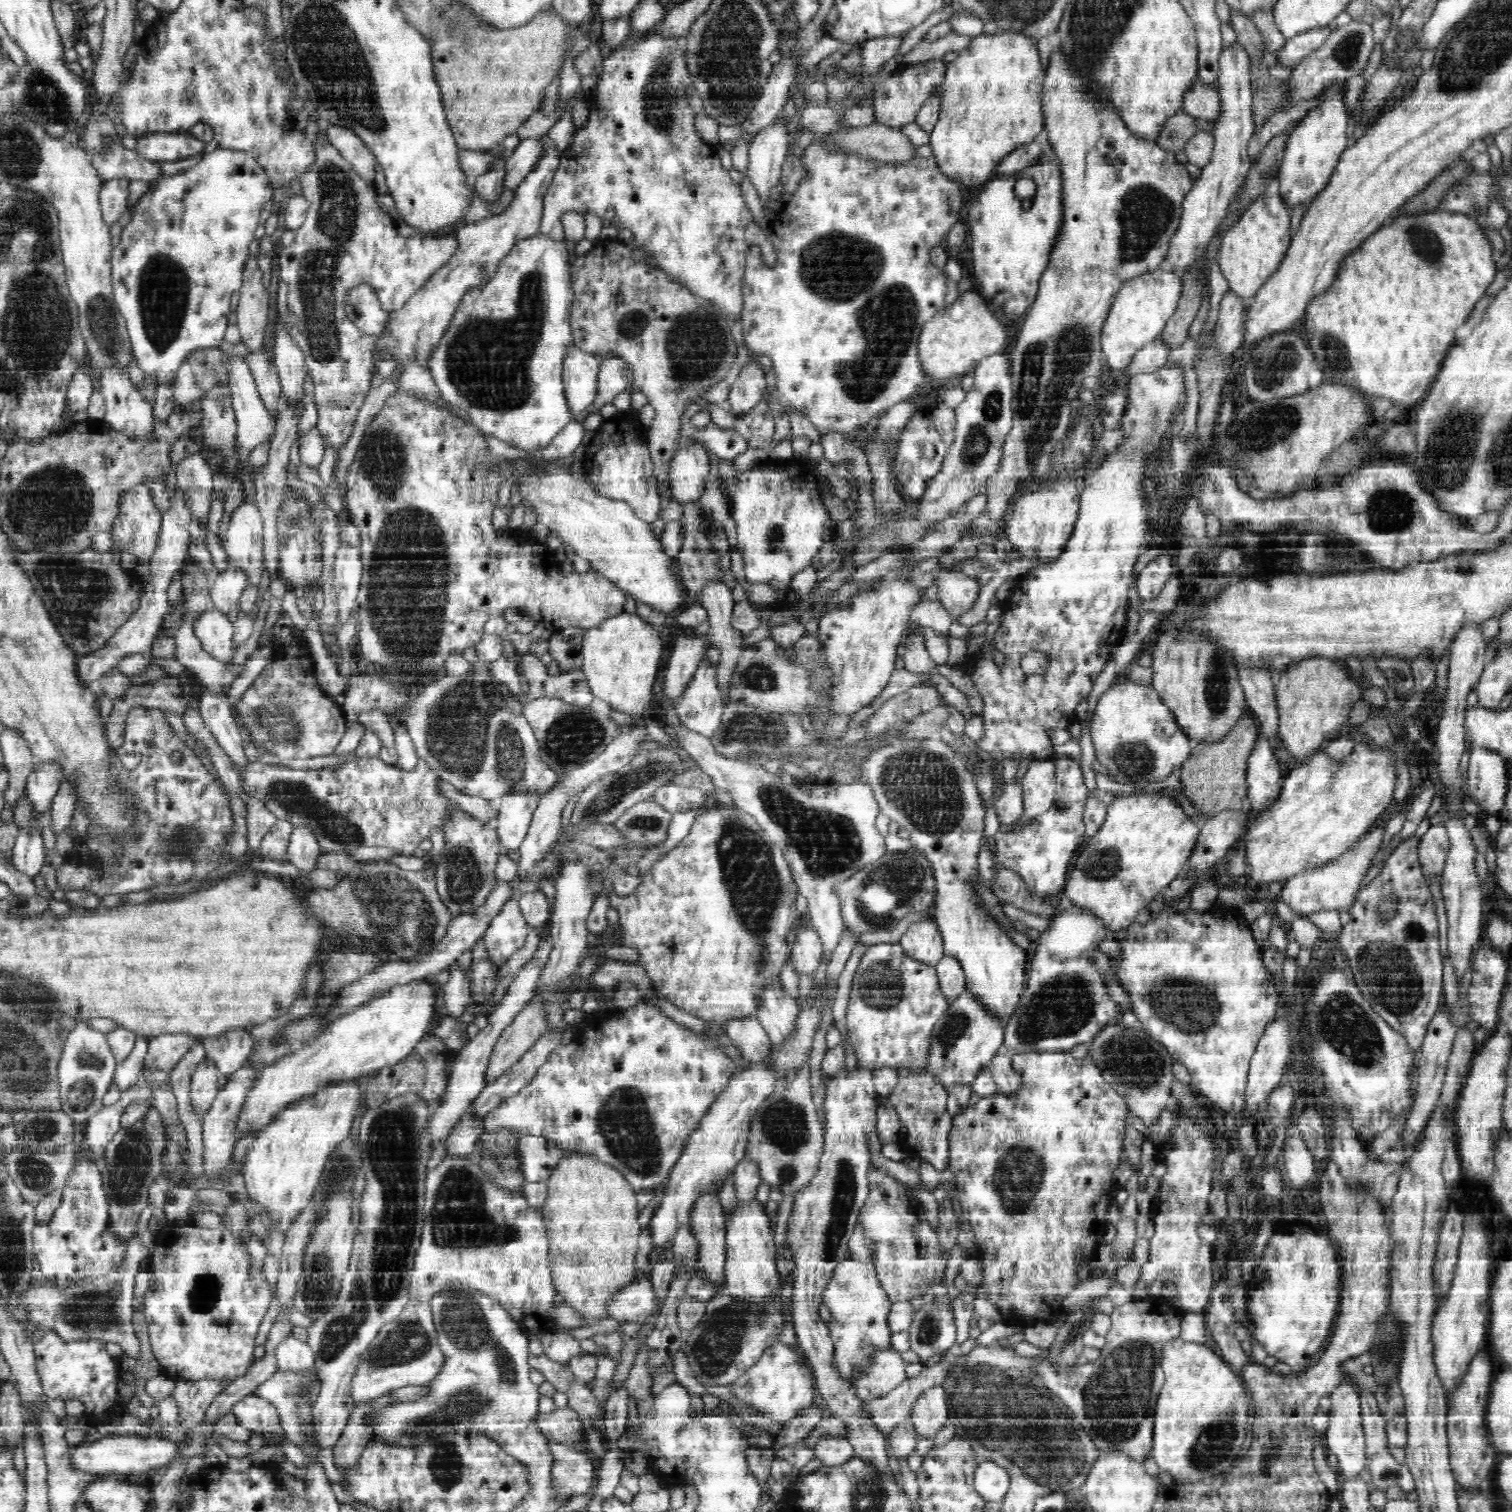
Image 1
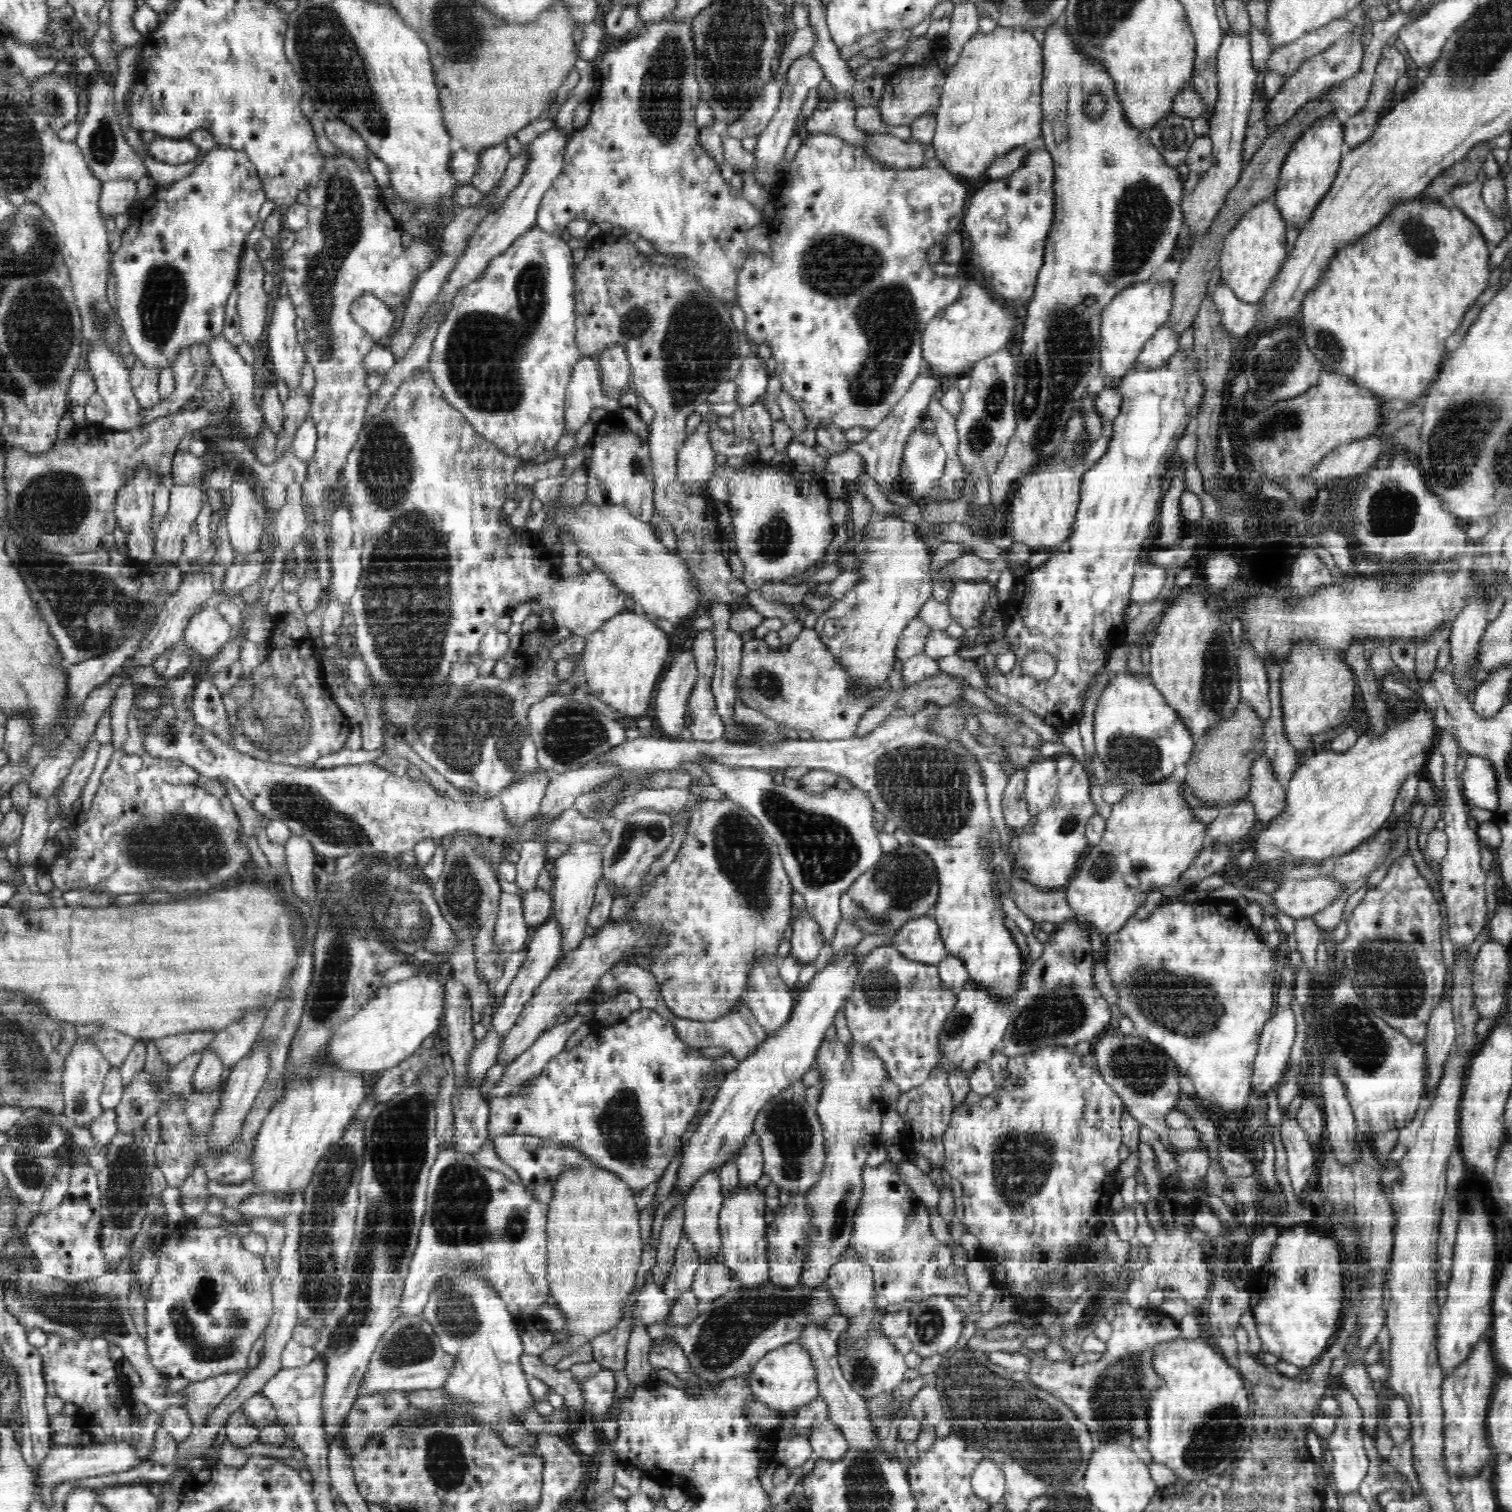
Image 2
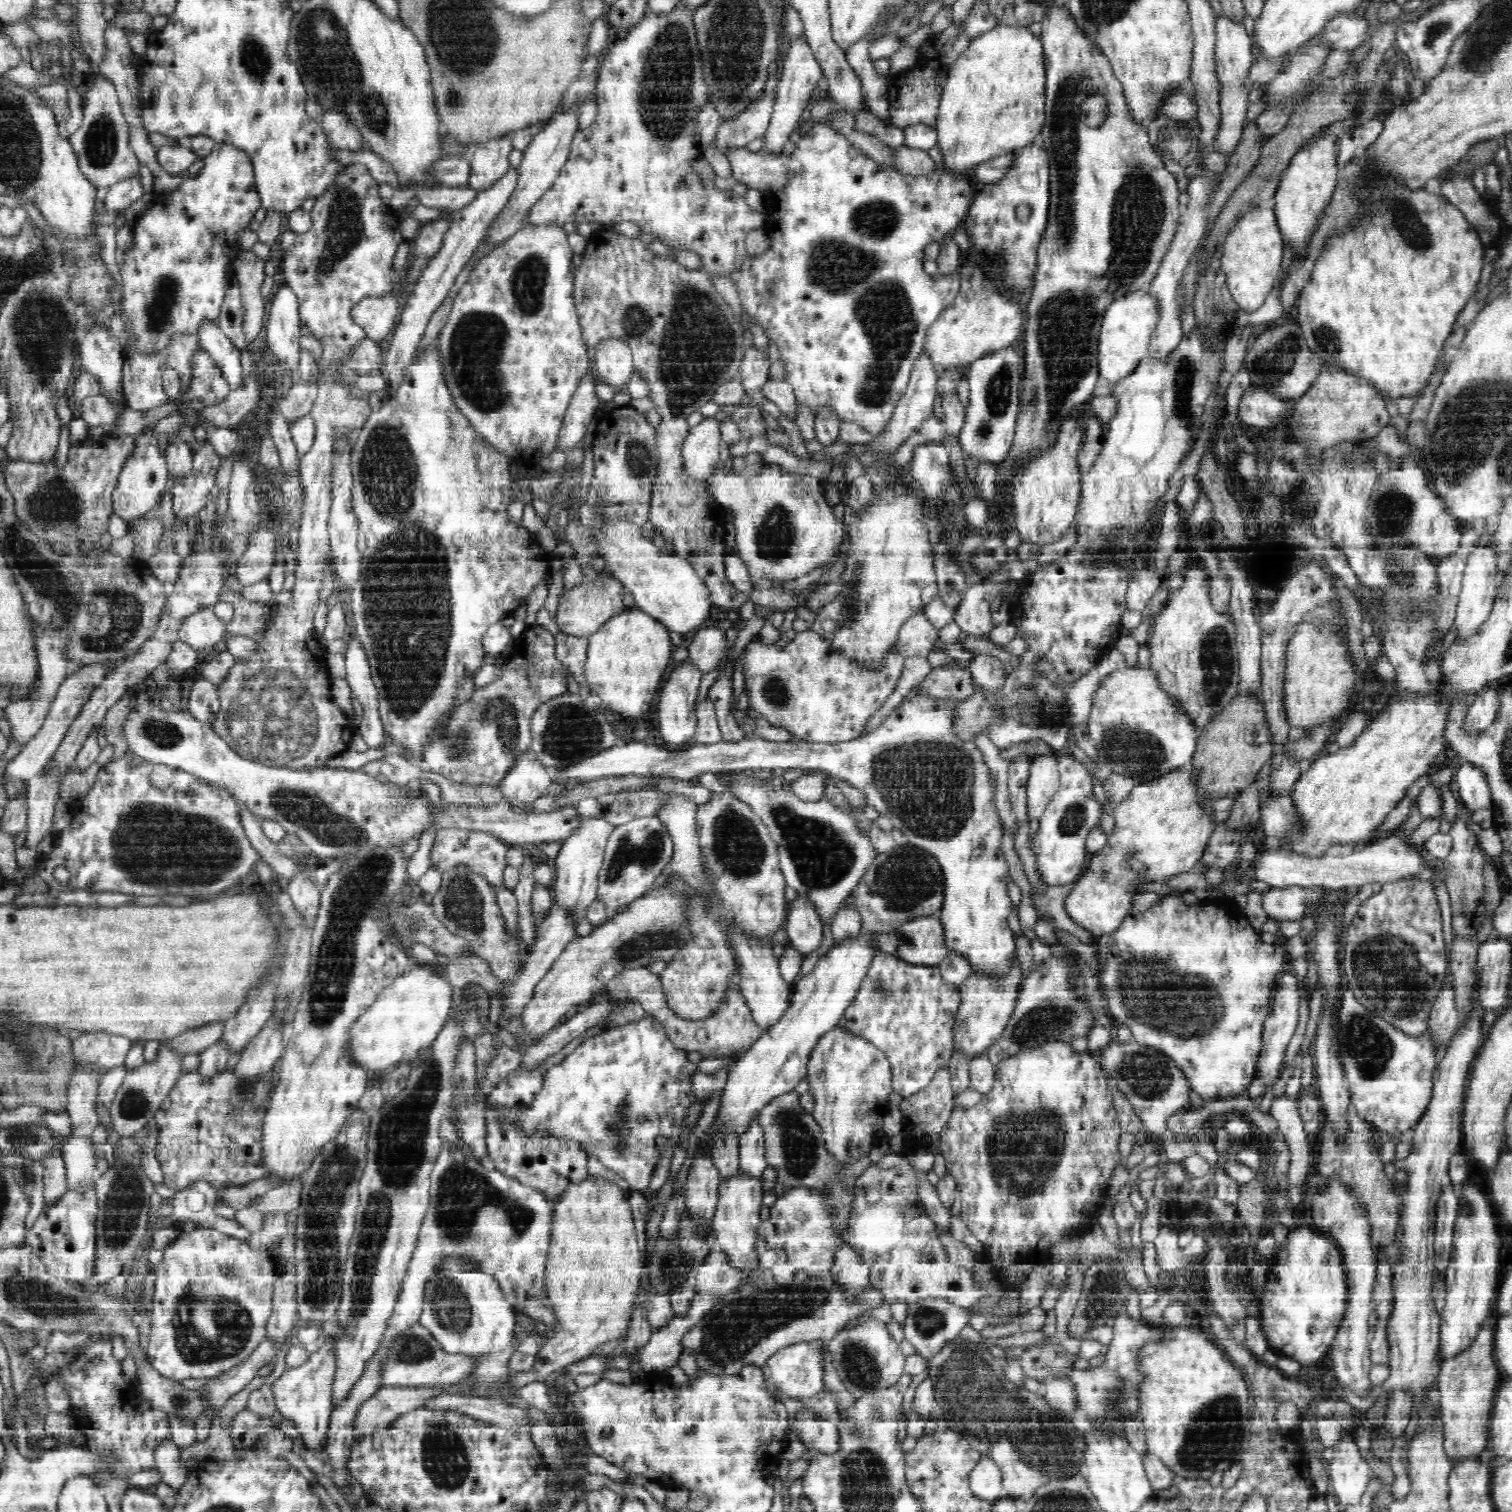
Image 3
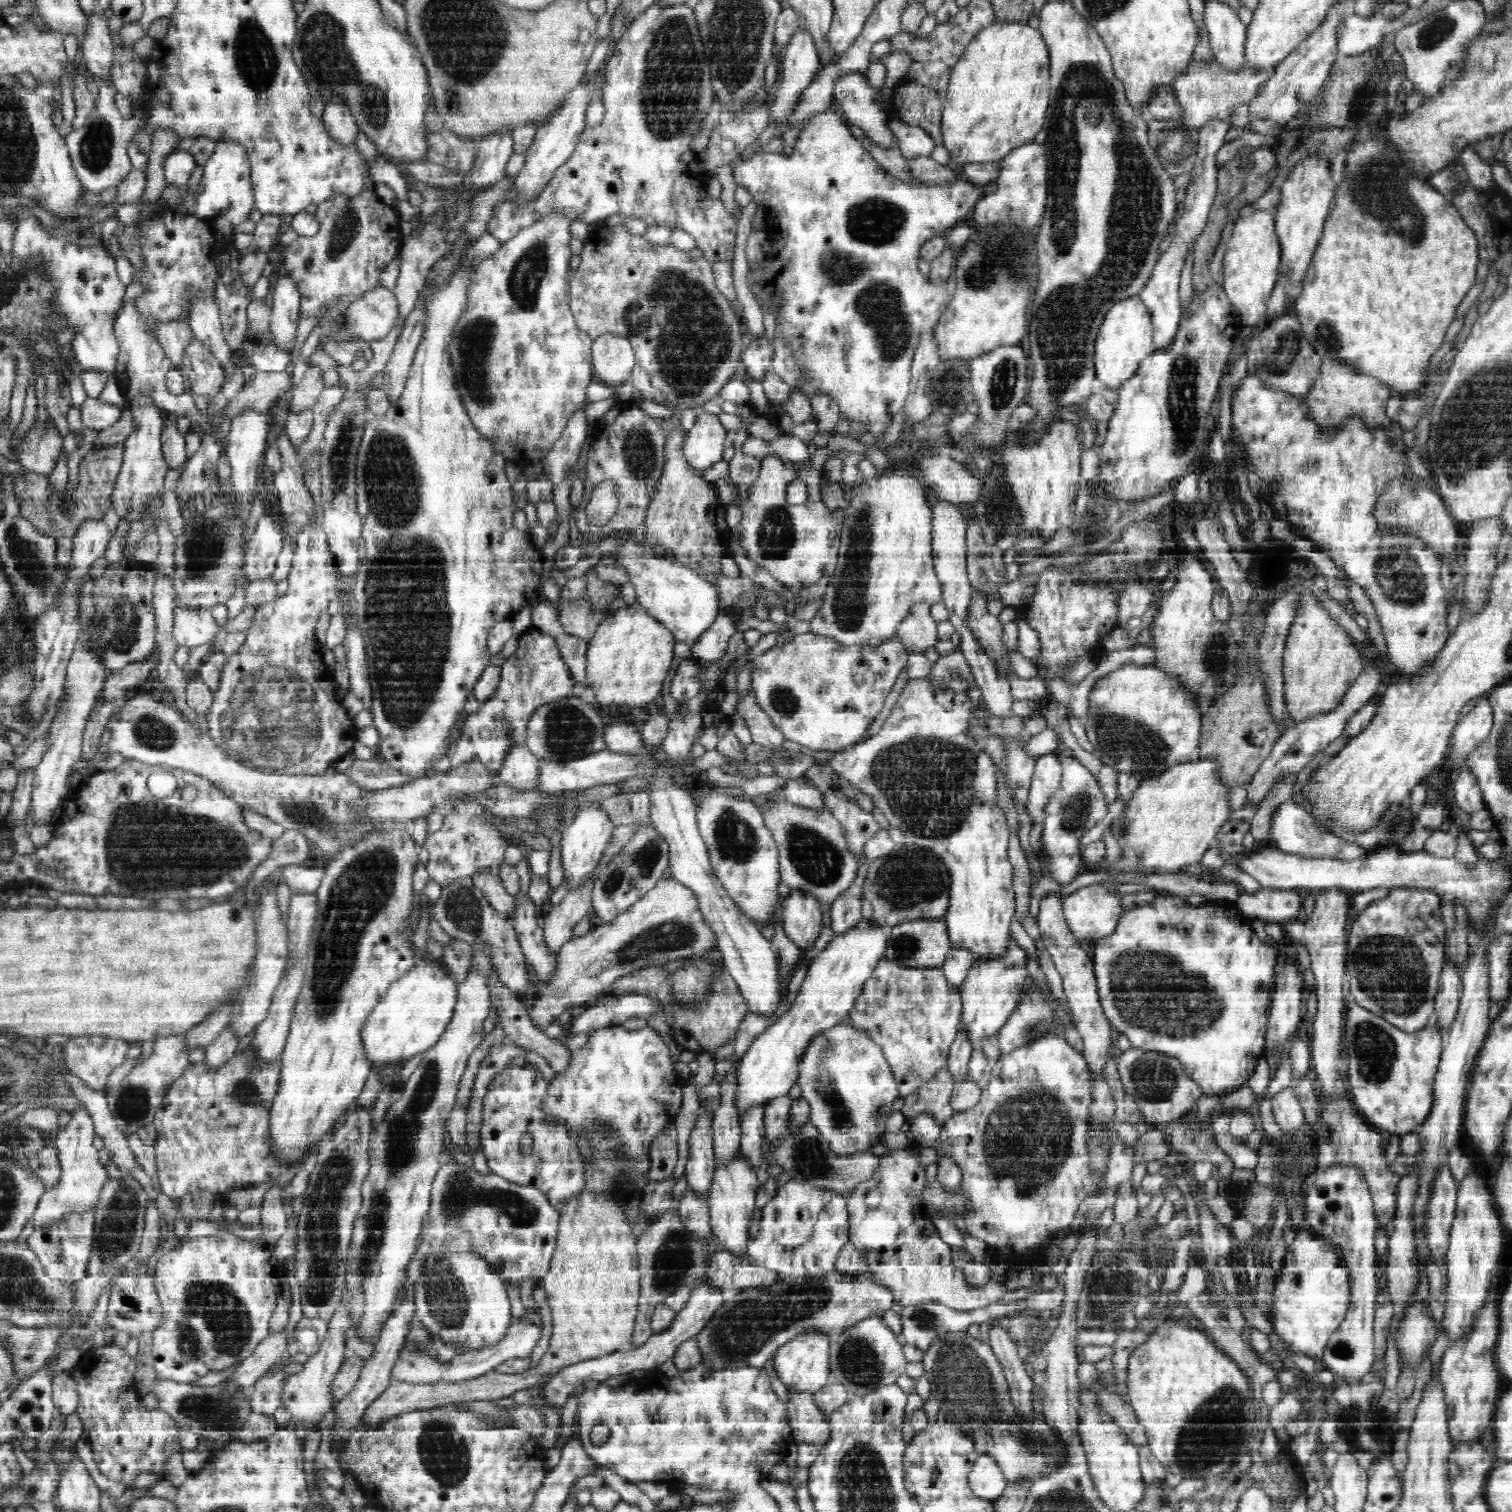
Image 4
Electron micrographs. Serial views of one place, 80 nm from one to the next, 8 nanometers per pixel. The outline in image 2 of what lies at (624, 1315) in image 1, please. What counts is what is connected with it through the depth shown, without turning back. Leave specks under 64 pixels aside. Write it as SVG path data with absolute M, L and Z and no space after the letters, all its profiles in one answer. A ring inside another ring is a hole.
M645 1271L646 1282L639 1300L634 1303L634 1320L642 1321L645 1325L664 1322L670 1318L670 1305L668 1296L663 1292L652 1278L652 1275Z

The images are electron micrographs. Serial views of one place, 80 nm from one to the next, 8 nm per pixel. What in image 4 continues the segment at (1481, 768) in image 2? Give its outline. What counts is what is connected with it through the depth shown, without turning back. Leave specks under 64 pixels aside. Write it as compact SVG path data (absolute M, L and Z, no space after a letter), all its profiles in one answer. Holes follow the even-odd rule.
M1462 766L1455 781L1454 796L1456 797L1456 806L1466 813L1476 813L1486 809L1480 786L1477 785L1475 776L1466 766Z

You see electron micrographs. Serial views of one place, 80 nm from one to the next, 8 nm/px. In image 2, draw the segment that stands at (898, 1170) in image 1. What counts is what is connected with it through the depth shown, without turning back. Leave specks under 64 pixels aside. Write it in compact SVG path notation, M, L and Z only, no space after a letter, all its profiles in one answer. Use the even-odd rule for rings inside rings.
M905 1160L896 1162L899 1172L914 1196L920 1198L924 1208L938 1209L939 1190L928 1175L923 1174L912 1162Z

